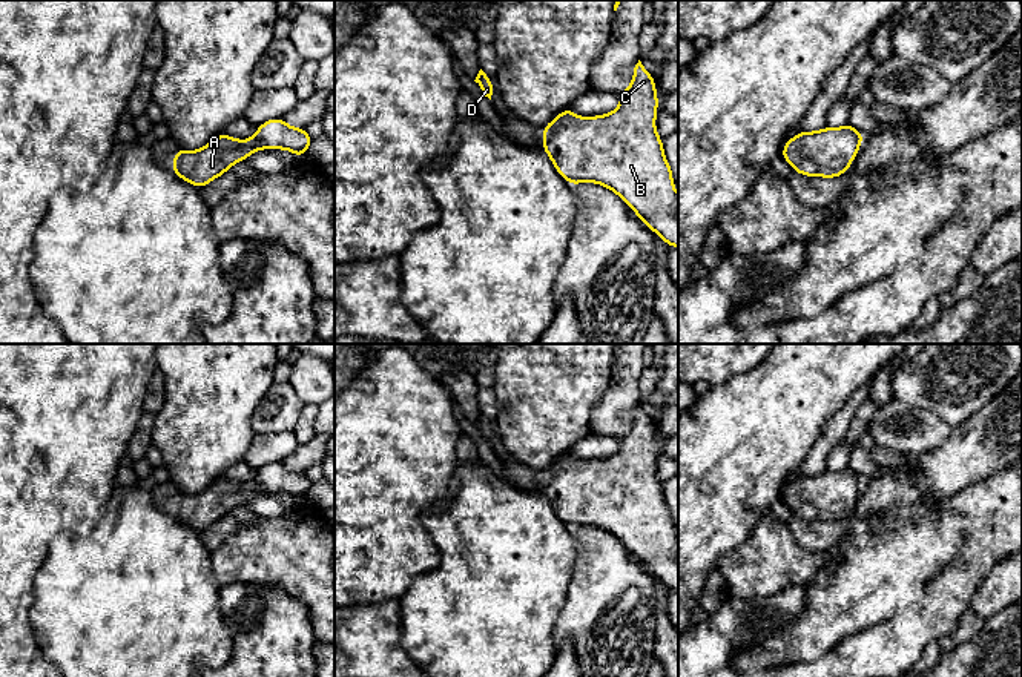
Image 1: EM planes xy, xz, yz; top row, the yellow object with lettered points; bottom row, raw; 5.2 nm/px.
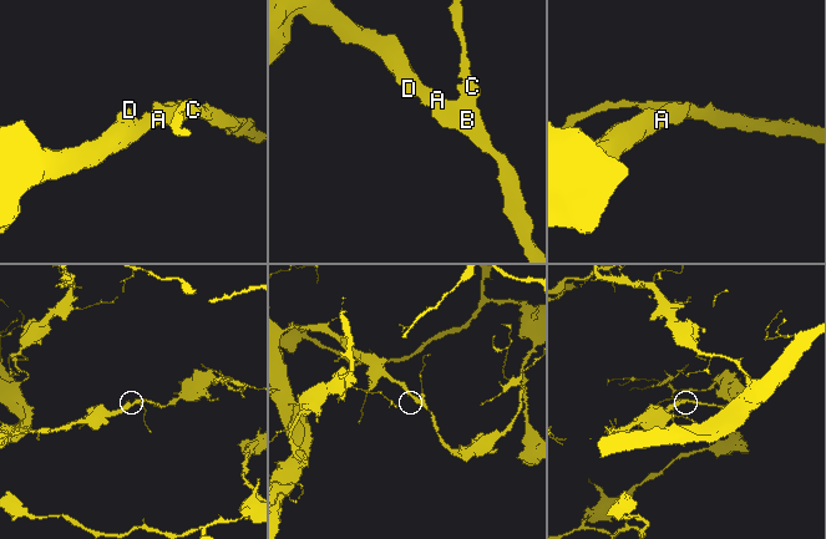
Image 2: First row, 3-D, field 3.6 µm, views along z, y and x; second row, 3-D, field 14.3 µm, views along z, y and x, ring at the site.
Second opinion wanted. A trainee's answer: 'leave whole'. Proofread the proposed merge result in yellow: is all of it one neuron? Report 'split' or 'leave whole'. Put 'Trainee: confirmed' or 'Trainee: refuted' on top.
Trainee: confirmed
leave whole

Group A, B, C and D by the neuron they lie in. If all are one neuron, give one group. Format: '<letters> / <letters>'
A B C D

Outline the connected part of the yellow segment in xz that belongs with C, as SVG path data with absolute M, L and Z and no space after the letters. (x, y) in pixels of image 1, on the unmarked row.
M640 404L634 411L632 427L618 439L620 450L606 459L585 462L572 457L569 451L562 454L543 471L542 491L571 530L597 527L608 531L669 591L678 591L678 537L663 496L663 484L655 474L655 425Z

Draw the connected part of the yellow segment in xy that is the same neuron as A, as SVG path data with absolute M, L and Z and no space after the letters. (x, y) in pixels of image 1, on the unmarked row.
M272 462L244 485L223 476L199 494L176 493L172 516L201 533L259 493L284 493L302 502L312 485L304 471L292 471L282 462Z

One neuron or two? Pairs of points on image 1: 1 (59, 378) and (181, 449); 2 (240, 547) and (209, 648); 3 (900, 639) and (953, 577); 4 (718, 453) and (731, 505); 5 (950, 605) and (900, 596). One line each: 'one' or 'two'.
1: two
2: two
3: one
4: one
5: two

